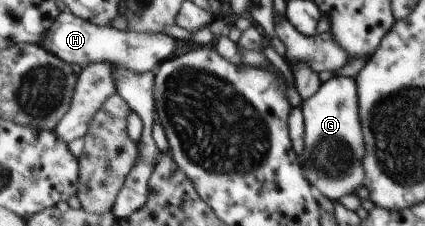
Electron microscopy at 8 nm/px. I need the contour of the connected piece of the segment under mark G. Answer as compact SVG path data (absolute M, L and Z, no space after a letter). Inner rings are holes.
M333 76L321 88L314 97L303 101L301 105L304 116L304 149L299 159L303 166L304 177L312 186L331 202L339 200L353 191L360 193L359 185L364 181L364 170L362 167L365 156L365 145L358 115L358 92L355 78Z

